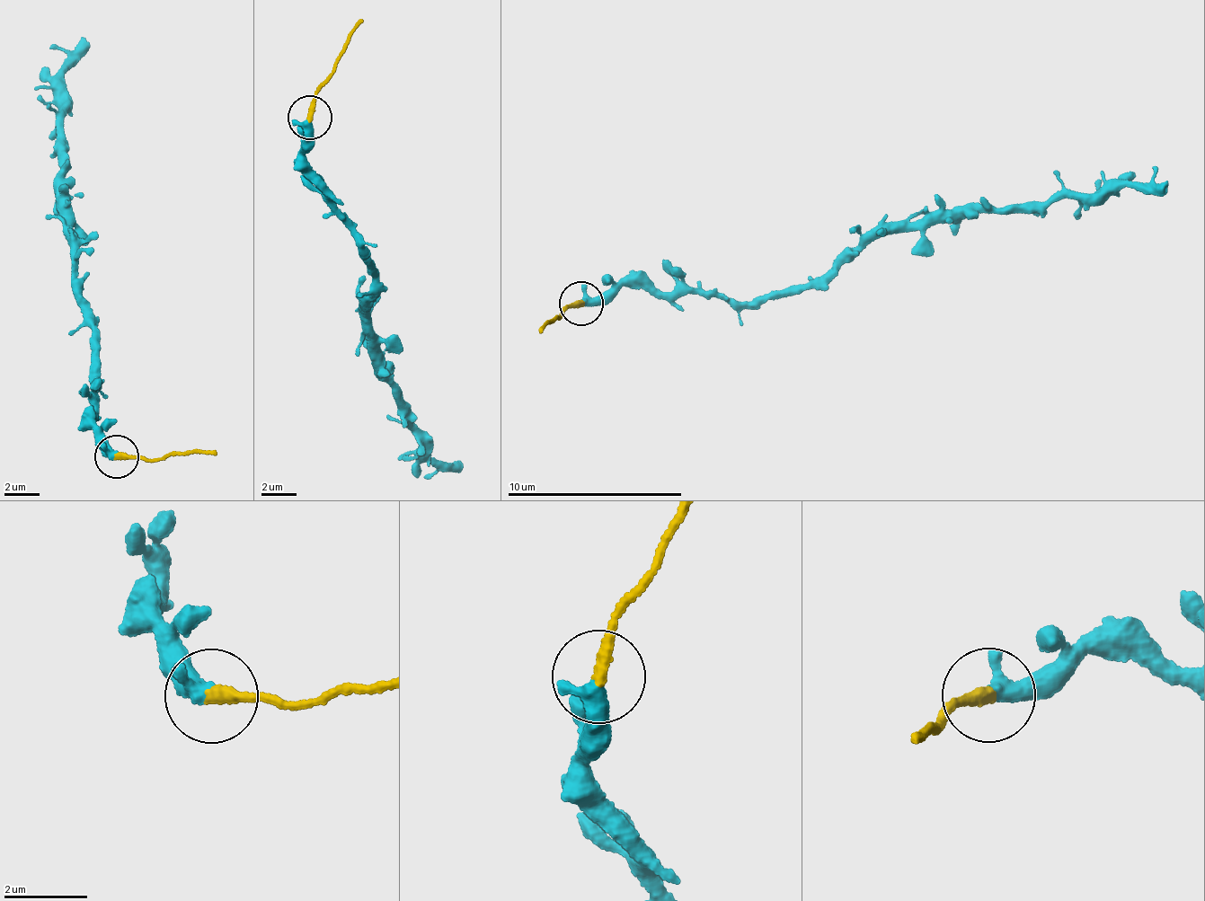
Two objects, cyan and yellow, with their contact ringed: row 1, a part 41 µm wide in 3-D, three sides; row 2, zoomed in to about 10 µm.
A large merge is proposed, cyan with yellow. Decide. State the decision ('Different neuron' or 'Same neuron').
Different neuron

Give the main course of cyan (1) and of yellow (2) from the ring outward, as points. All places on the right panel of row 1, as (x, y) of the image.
1: (582, 304), (644, 282), (764, 297), (833, 274), (889, 234), (970, 210), (1165, 184)
2: (582, 304), (541, 327)

